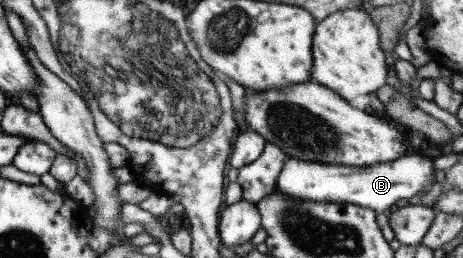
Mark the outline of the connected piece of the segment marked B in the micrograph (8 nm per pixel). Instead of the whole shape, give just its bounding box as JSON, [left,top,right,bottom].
[274,152,433,212]

